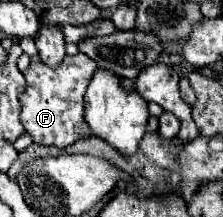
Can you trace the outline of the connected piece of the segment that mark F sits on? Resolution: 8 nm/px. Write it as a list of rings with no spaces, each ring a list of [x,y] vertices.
[[[85,54],[65,56],[59,68],[45,66],[37,56],[31,58],[31,68],[25,72],[27,88],[19,96],[21,100],[21,124],[31,134],[33,142],[39,146],[57,146],[59,150],[71,146],[73,142],[91,136],[83,120],[83,96],[89,80],[99,70],[95,60]]]

